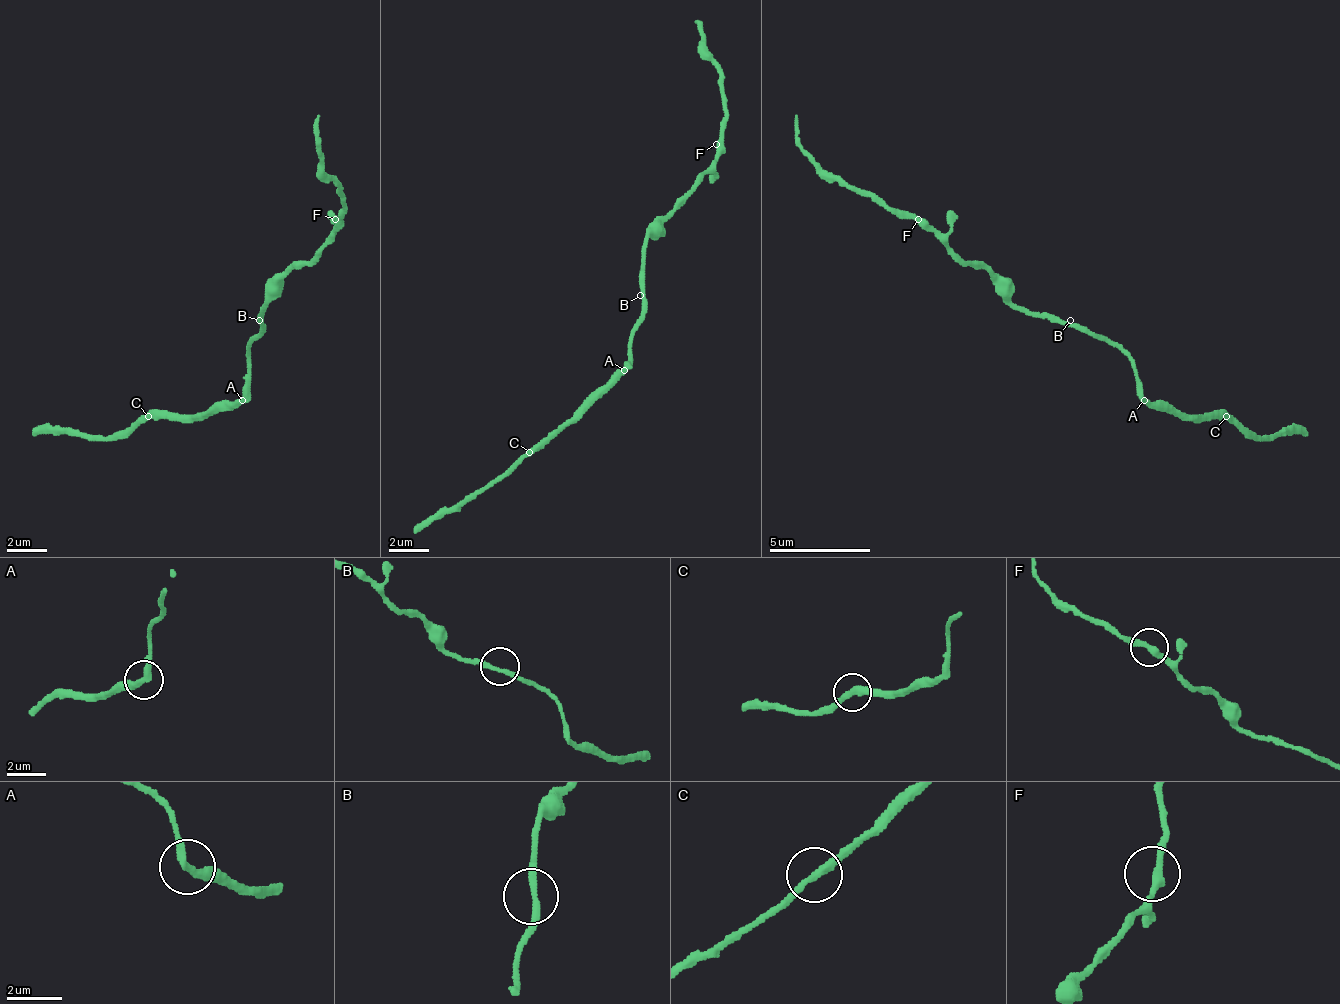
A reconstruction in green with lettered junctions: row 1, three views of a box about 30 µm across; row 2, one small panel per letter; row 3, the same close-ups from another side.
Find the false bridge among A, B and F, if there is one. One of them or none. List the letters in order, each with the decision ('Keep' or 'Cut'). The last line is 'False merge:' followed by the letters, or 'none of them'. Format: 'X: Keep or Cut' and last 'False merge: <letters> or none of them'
A: Cut
B: Keep
F: Keep
False merge: A

